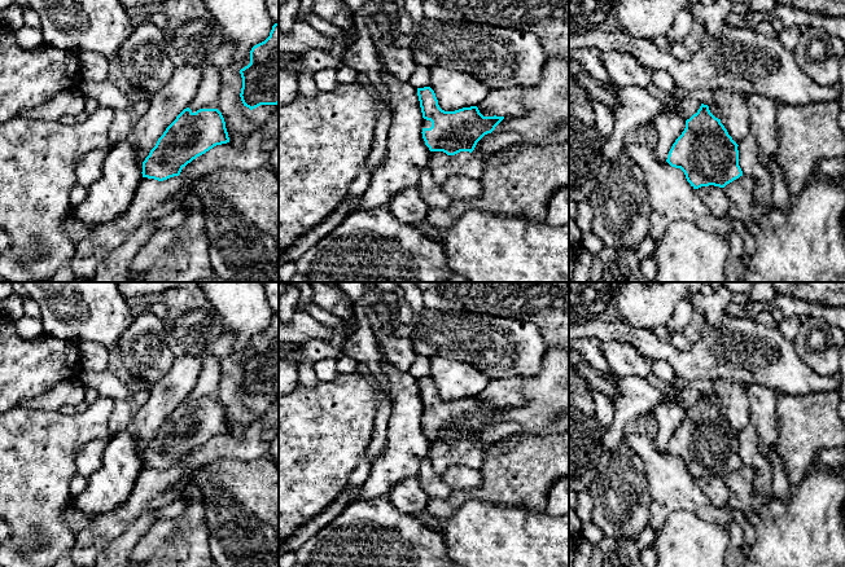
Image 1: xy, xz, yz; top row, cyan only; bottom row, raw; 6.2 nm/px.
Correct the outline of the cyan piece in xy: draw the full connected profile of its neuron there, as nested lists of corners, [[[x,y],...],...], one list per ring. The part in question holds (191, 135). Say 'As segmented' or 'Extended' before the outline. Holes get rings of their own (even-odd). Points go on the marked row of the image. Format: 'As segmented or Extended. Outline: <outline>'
As segmented. Outline: [[[187,107],[166,128],[156,146],[143,162],[143,177],[163,181],[179,176],[181,170],[193,159],[205,154],[214,146],[227,142],[229,142],[229,137],[226,122],[218,109],[200,109],[193,113]]]

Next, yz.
As segmented. Outline: [[[708,105],[686,120],[686,128],[673,144],[666,162],[680,168],[693,189],[724,188],[743,176],[737,144]]]

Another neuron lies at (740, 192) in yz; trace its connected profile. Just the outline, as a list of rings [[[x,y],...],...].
[[[745,175],[740,176],[723,188],[730,201],[730,207],[726,215],[728,220],[741,220],[745,224],[758,224],[762,216],[769,212],[767,207],[758,206],[754,202],[754,188],[754,179]]]

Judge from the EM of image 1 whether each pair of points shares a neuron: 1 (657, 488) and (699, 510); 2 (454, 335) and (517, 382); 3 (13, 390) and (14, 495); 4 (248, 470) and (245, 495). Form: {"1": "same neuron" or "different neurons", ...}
{"1": "same neuron", "2": "different neurons", "3": "different neurons", "4": "same neuron"}

